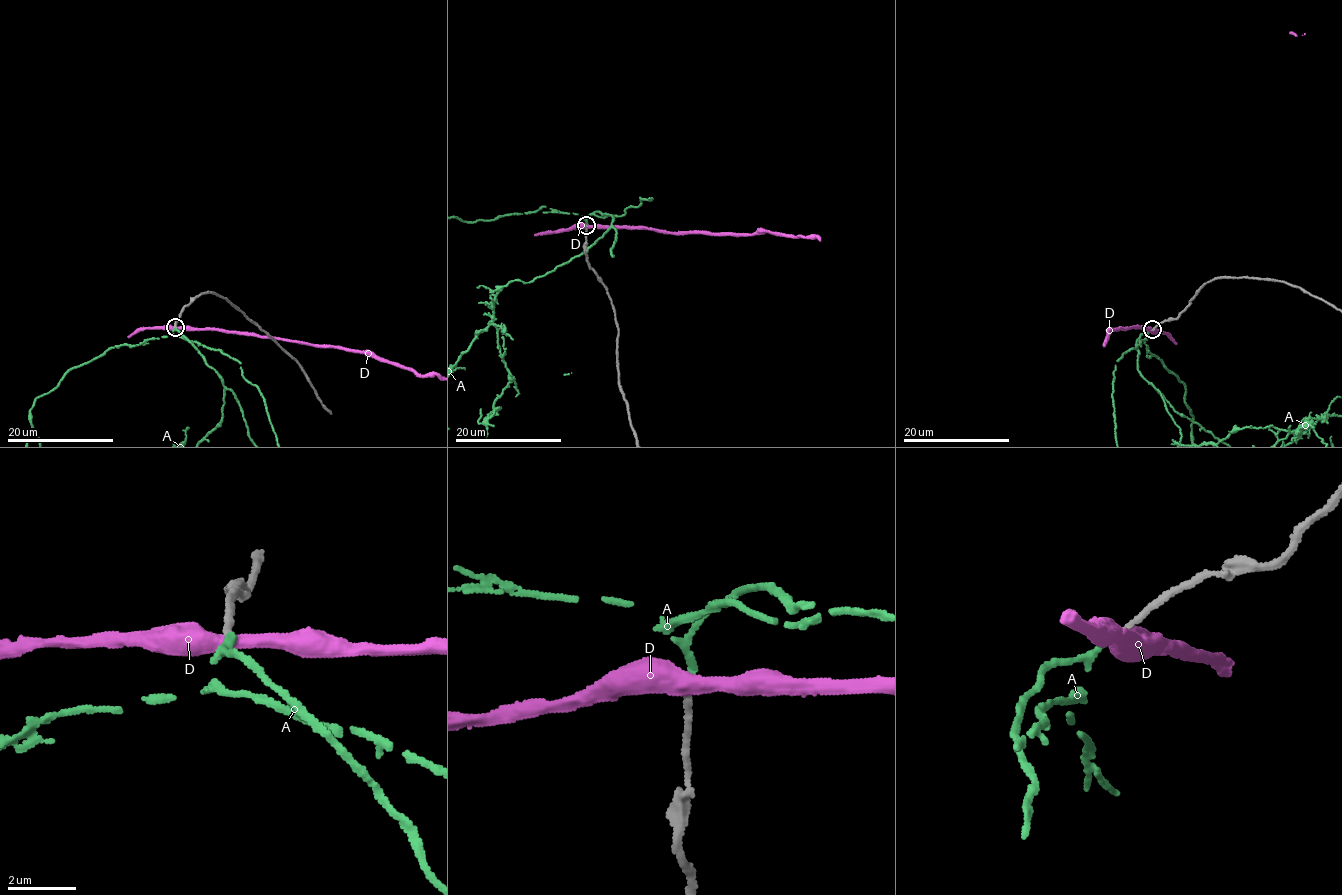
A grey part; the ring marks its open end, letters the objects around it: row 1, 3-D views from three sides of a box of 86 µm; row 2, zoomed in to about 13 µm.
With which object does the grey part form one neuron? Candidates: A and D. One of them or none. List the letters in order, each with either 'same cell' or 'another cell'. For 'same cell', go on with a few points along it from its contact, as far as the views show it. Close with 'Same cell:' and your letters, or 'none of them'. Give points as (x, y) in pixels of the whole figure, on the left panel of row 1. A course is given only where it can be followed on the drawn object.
A: same cell
D: another cell
Same cell: A

